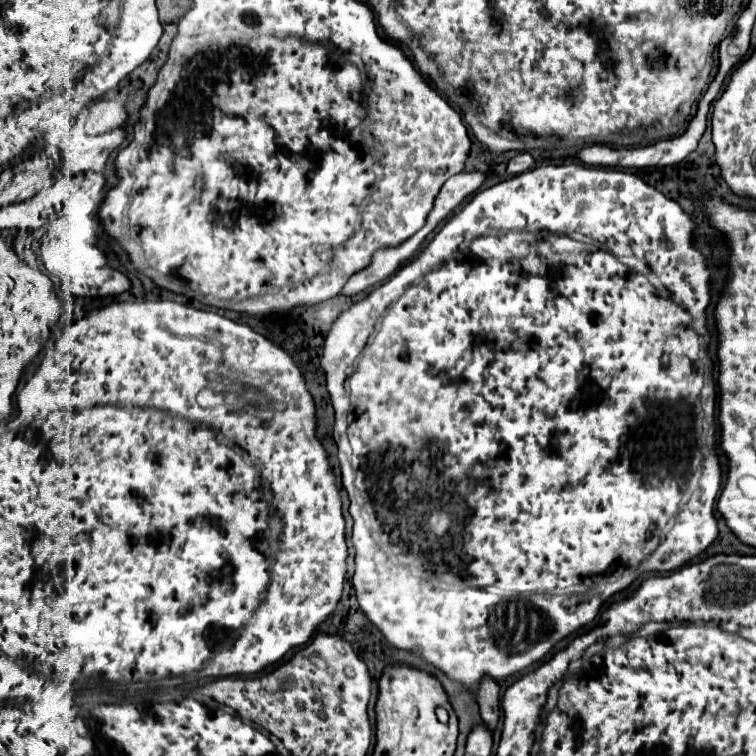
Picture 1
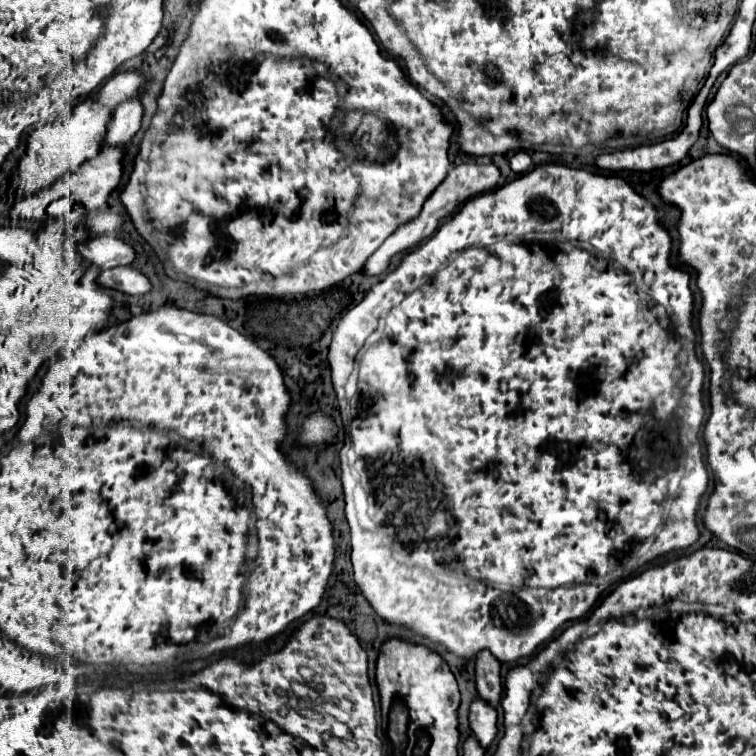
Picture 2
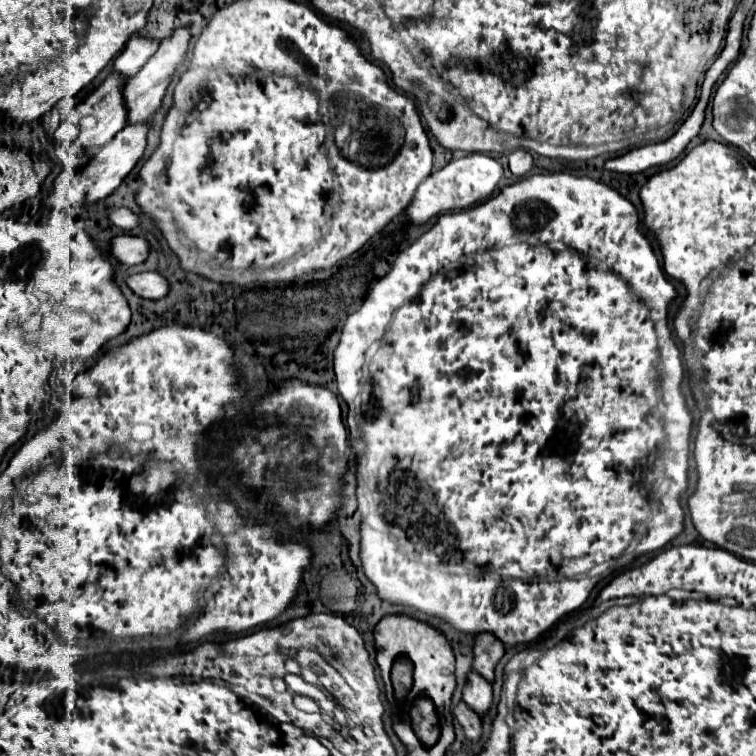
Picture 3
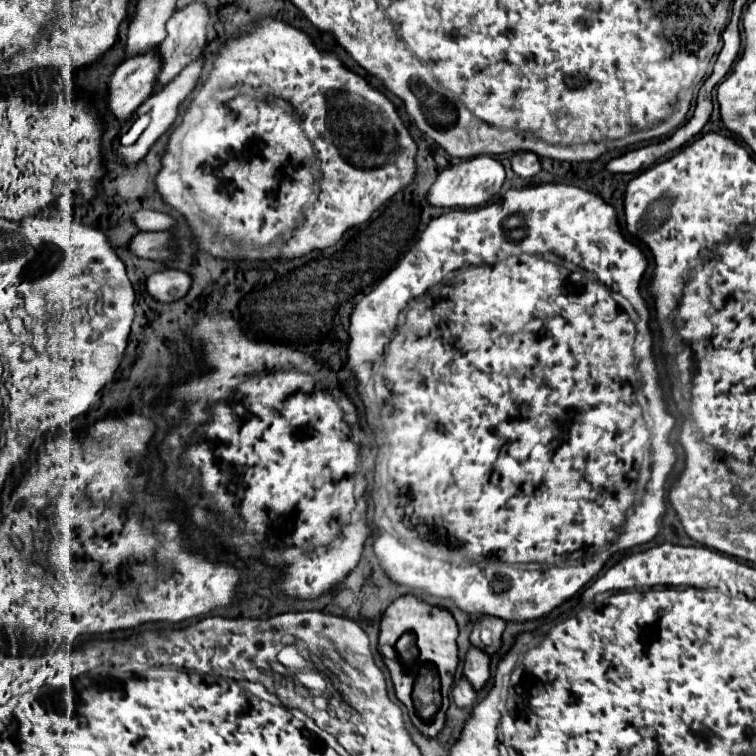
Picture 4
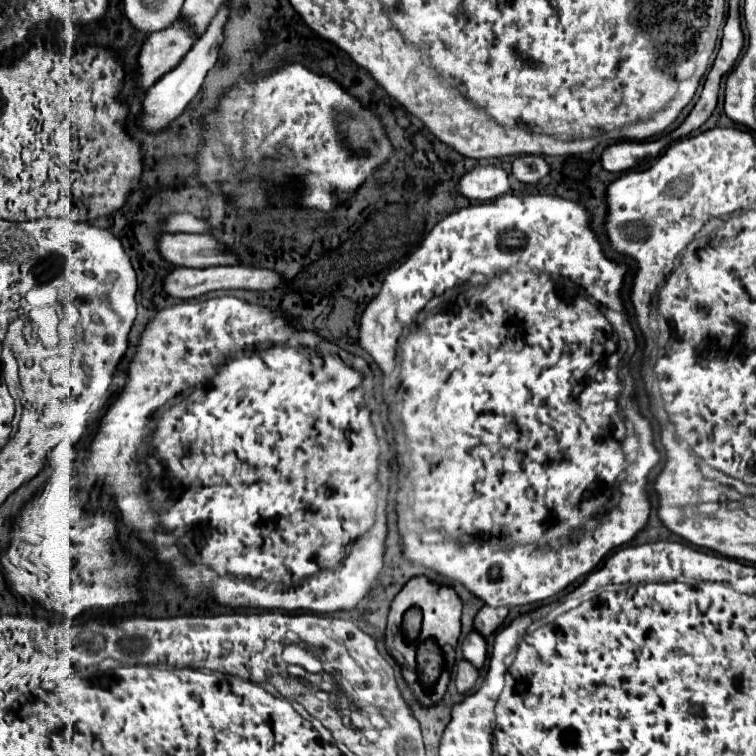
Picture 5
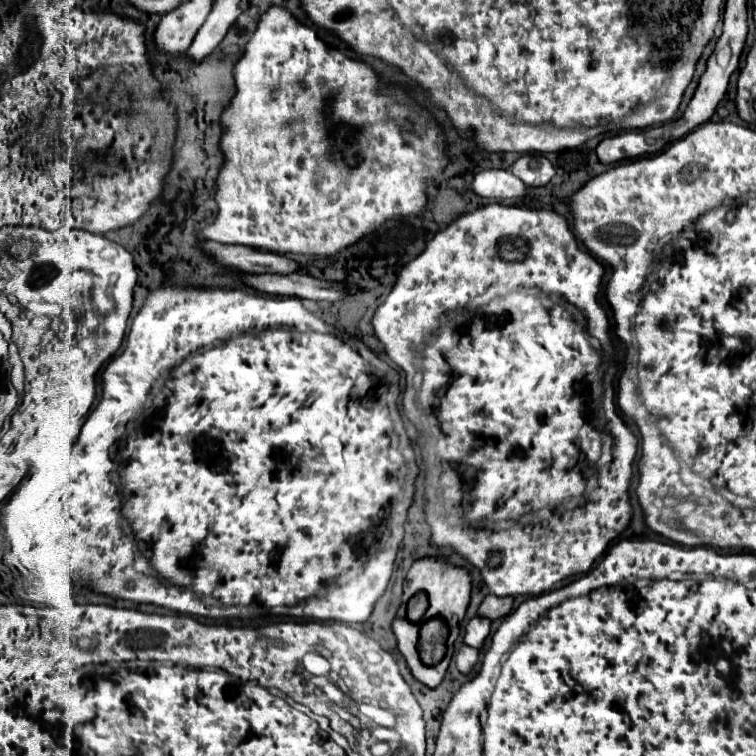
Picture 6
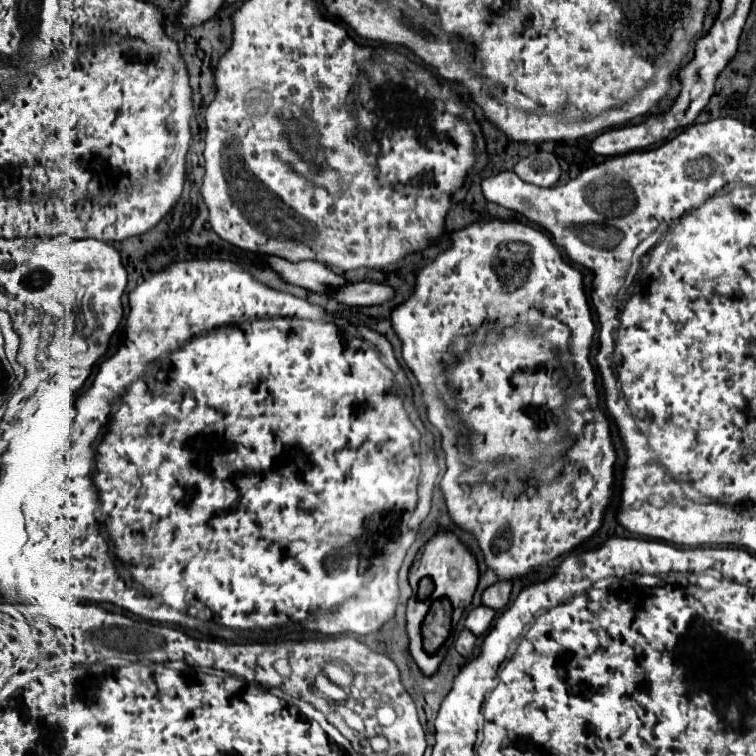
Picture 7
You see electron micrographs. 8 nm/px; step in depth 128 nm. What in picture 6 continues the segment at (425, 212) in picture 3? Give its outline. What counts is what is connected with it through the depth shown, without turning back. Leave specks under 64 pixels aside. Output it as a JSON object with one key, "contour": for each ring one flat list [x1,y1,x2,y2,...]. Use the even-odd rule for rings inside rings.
{"contour":[[482,170,476,174,472,188,478,196,494,200,524,198,528,194,528,188,522,184,522,180,508,170]]}

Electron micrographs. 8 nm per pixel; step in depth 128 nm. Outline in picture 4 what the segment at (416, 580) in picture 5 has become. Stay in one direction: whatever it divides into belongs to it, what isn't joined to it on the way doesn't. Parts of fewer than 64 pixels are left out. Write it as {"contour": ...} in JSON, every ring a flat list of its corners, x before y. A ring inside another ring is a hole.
{"contour":[[402,594,400,598,396,598,384,612,382,622,380,622,380,644,396,644,396,640,406,632,412,630,418,638,418,650,420,650,420,660,422,662,432,662,438,668,440,680,442,680,442,708,436,712,434,720,424,722,420,720,420,732,426,736,436,736,442,728,444,728,444,712,448,708,446,698,454,680,454,672,458,666,458,646,456,646,456,638,458,638,458,626,456,620,452,616,450,610,446,610,444,606,432,606,420,598,416,598,414,594]]}

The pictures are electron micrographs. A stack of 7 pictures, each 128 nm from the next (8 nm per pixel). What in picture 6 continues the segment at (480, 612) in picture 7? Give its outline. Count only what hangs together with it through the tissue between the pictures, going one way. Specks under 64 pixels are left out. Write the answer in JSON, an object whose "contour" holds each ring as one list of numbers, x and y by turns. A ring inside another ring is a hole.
{"contour":[[474,616,468,626,466,626,466,636,464,636,464,642,468,646,474,646,474,648,480,648,484,638,490,634,490,618,484,618,484,616]]}

